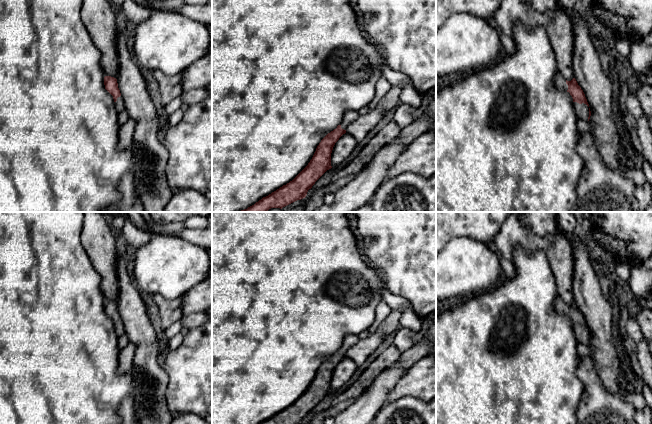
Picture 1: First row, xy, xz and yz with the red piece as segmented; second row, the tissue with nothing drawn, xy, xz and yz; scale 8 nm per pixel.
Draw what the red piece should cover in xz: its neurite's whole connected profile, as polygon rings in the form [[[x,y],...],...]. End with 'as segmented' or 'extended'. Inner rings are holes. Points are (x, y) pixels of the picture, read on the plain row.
[[[347,335],[341,348],[321,364],[308,389],[292,405],[261,424],[301,424],[305,422],[315,406],[332,392],[331,377],[335,367],[346,357],[347,350],[359,340],[358,335]]]; extended

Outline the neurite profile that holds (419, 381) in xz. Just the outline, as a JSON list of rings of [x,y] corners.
[[[427,355],[408,368],[406,374],[389,391],[384,404],[407,396],[423,401],[431,401],[436,397],[435,356]]]

